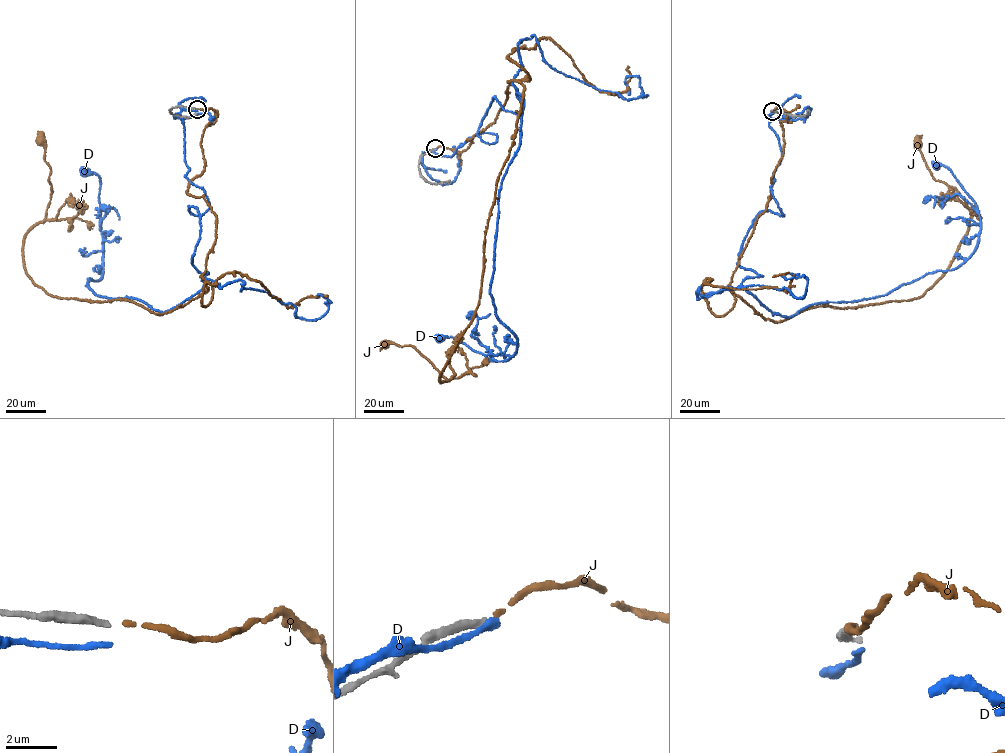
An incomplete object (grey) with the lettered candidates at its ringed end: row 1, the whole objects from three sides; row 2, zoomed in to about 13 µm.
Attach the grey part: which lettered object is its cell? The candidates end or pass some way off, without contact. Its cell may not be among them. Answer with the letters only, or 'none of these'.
J

